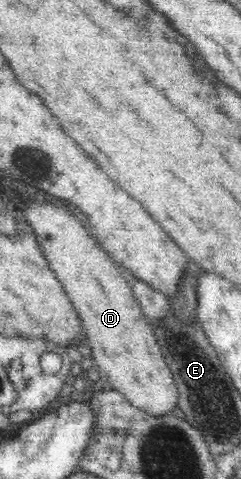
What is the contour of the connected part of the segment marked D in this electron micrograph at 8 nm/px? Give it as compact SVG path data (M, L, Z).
M24 202L17 213L27 221L29 229L34 231L51 272L55 272L55 276L63 284L65 292L69 294L69 300L73 302L75 310L79 312L79 318L85 324L89 346L93 348L93 367L98 371L101 382L121 393L133 406L151 415L163 416L170 413L178 404L178 387L174 383L171 369L165 362L153 328L143 314L131 284L123 280L119 271L120 265L103 250L93 235L92 228L87 229L65 208L47 202Z

